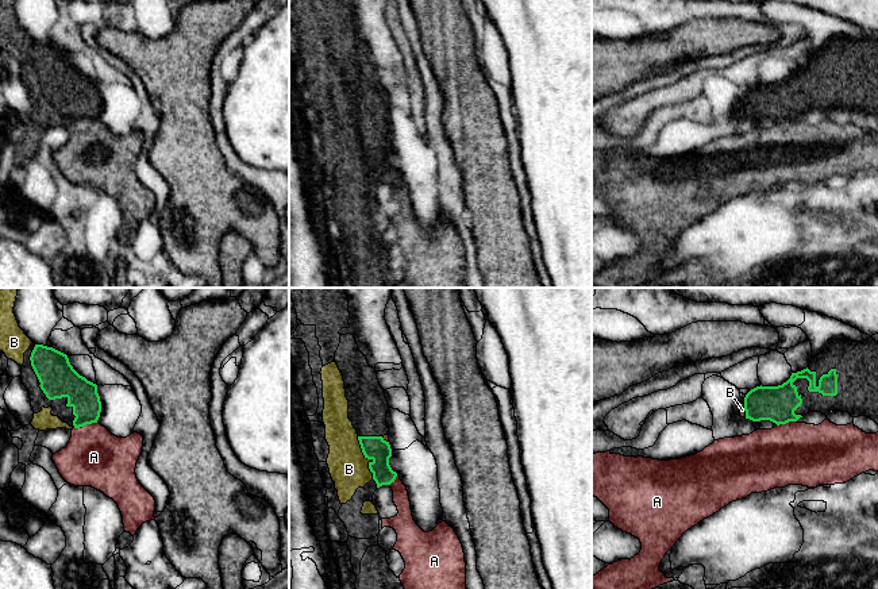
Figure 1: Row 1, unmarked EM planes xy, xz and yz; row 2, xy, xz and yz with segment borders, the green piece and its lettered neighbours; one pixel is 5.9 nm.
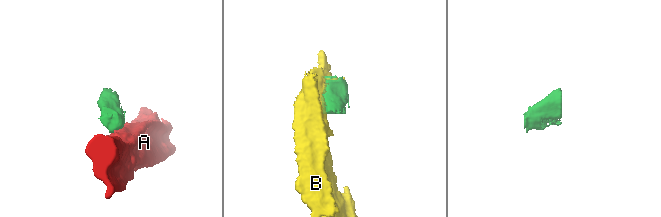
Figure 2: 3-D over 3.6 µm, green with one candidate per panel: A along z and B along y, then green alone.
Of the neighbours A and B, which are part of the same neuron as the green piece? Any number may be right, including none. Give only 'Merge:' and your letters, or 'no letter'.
Merge: B

